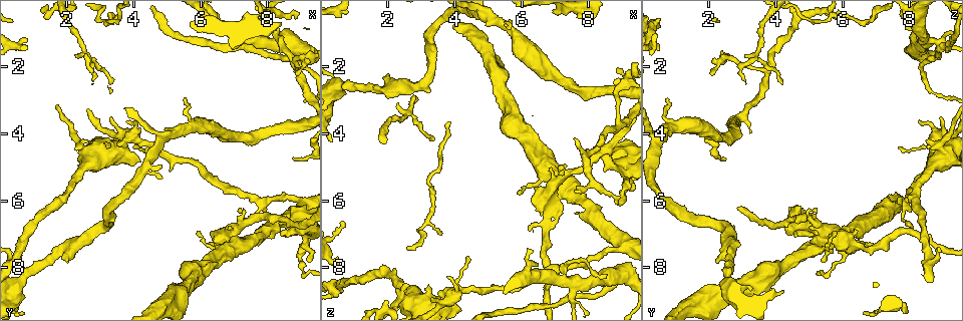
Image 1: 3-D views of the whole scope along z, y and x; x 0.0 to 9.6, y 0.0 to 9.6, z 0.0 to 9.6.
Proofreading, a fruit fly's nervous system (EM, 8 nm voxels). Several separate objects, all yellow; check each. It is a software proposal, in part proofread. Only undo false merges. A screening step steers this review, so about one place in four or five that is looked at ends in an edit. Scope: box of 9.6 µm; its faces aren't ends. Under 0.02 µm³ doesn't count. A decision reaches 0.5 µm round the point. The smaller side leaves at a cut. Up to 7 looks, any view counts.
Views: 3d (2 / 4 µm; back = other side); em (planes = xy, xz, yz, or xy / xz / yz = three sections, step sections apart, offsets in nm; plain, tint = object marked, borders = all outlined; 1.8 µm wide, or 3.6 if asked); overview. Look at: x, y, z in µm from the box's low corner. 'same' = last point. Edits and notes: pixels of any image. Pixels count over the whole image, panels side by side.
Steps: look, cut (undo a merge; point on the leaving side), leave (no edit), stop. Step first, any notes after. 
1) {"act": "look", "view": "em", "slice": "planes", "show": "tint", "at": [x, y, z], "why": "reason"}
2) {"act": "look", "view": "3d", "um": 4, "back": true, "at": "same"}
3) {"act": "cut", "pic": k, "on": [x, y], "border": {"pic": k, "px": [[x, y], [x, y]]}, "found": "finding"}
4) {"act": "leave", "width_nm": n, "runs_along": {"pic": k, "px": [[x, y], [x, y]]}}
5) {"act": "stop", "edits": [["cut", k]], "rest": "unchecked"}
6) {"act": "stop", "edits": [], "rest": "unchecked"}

{"act": "look", "view": "em", "um": 3.6, "slice": "planes", "show": "borders", "at": [8.95, 6.80, 4.40], "why": "abrupt turn"}

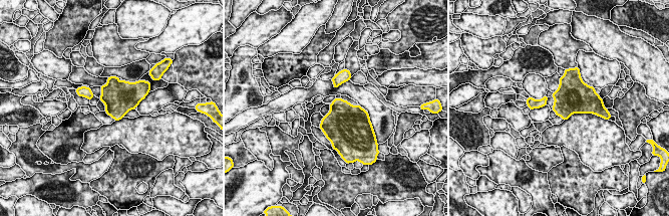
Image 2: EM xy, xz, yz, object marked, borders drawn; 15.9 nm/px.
{"act": "leave", "width_nm": 420, "found": "continuous, no second cell"}

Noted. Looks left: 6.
{"act": "look", "view": "3d", "um": 4, "at": [7.85, 6.10, 7.85], "why": "branch point"}

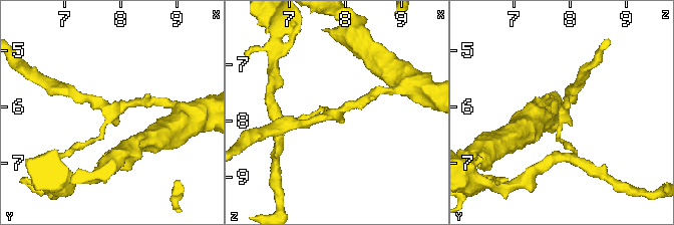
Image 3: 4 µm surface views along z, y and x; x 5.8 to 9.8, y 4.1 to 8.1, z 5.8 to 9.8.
{"act": "look", "view": "em", "slice": "planes", "show": "tint", "at": [7.85, 6.10, 7.90]}

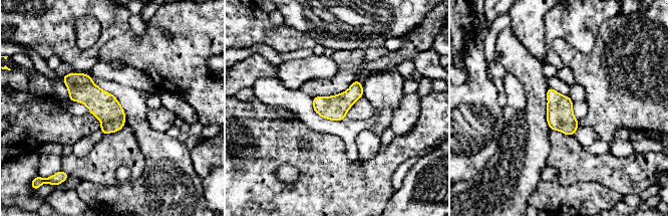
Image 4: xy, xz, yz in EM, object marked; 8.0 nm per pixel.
{"act": "leave", "runs_along": {"pic": 4, "px": [[66, 77], [88, 92], [120, 125]]}, "found": "continuous, no second cell"}

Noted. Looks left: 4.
{"act": "look", "view": "em", "um": 3.6, "slice": "planes", "show": "tint", "at": [4.05, 4.15, 8.80], "why": "abrupt turn"}

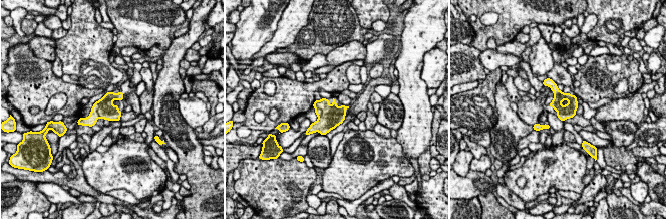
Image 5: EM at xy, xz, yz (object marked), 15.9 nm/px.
{"act": "leave", "width_nm": 340, "found": "all the same cell"}

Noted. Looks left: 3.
{"act": "stop", "edits": [], "rest": "unchecked"}

